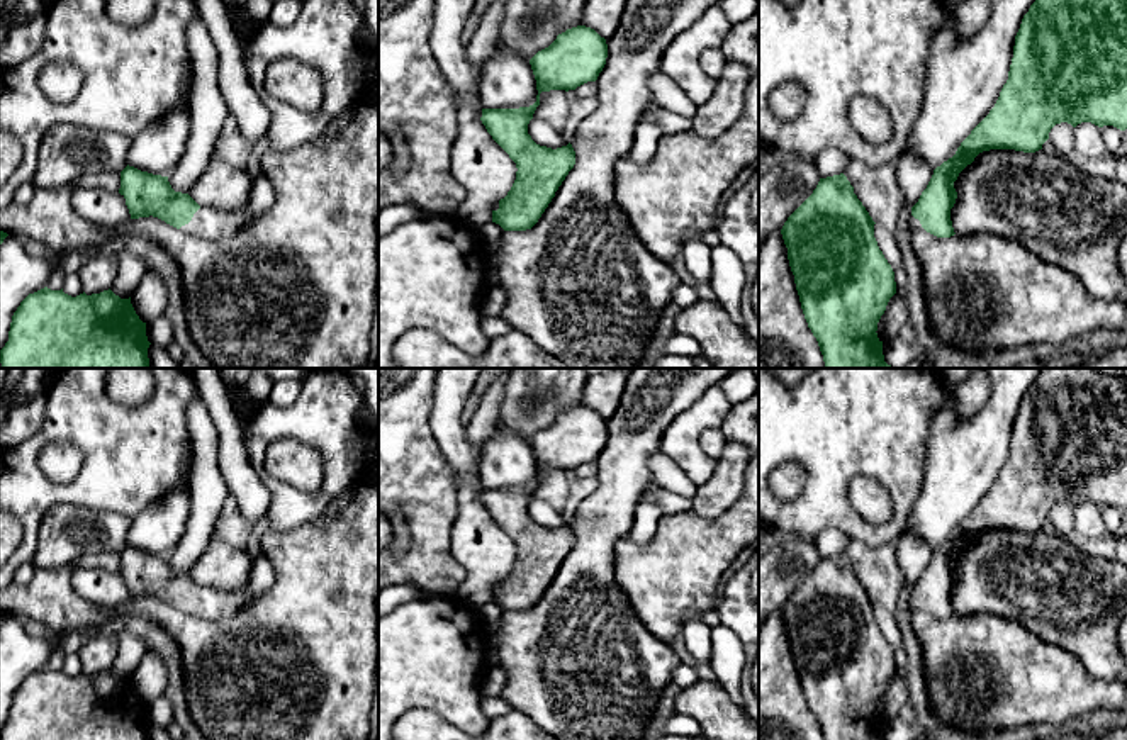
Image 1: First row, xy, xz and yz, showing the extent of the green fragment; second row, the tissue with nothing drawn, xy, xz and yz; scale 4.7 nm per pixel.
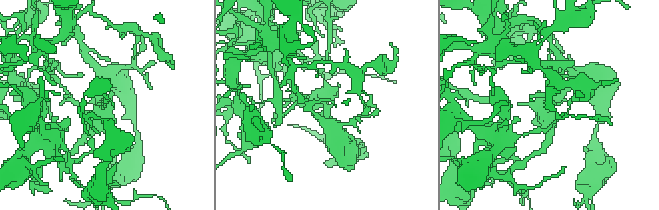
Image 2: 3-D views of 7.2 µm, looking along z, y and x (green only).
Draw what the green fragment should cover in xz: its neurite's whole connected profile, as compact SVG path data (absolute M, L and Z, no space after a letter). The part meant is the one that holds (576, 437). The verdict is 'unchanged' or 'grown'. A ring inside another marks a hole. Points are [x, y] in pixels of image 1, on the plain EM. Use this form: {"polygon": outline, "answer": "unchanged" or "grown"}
{"polygon": "M586 406L567 409L530 440L538 470L533 485L482 489L482 504L518 548L511 570L499 580L499 589L492 591L492 603L504 611L531 609L575 545L575 531L570 523L552 530L536 524L528 514L528 504L540 485L540 474L569 472L596 462L606 438L606 419L594 409Z", "answer": "unchanged"}

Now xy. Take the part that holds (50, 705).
{"polygon": "M48 667L29 674L12 696L8 721L0 730L0 740L149 740L146 703L136 694L131 677L121 679L110 669L100 674L85 672L71 677Z", "answer": "unchanged"}

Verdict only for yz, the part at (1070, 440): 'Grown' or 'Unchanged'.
Grown

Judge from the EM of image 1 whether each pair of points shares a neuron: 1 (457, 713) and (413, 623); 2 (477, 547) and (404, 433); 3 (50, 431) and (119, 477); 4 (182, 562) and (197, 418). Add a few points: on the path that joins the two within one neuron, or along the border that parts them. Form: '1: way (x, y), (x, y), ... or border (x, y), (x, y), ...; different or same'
1: way (454, 691), (435, 659), (421, 645); same
2: border (457, 477), (459, 516), (452, 532), (452, 555); different
3: way (67, 431), (75, 431), (104, 460); same
4: way (201, 526), (204, 515), (204, 454); same

